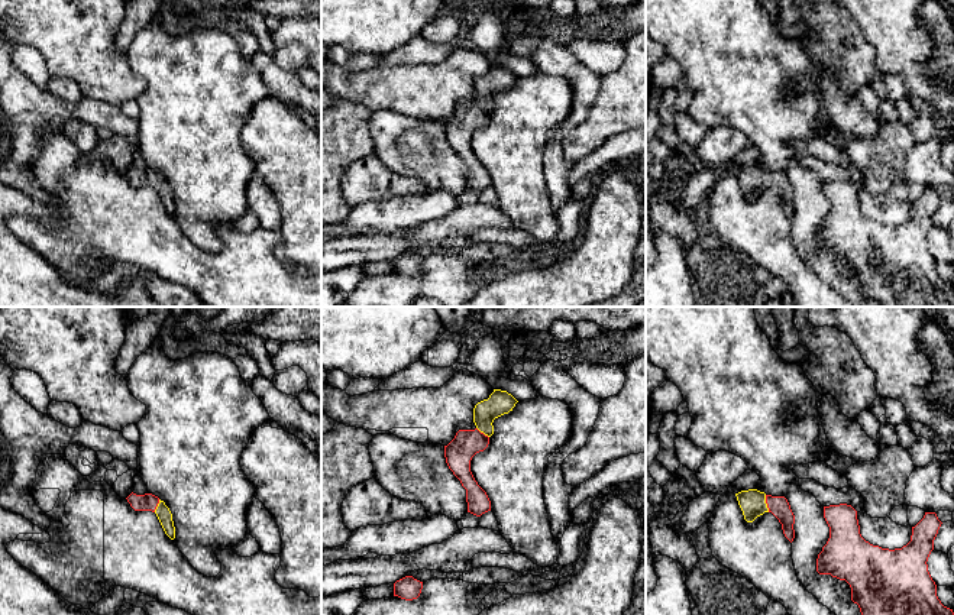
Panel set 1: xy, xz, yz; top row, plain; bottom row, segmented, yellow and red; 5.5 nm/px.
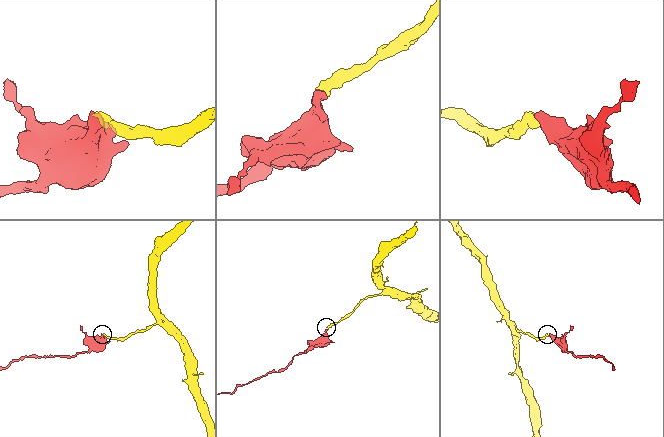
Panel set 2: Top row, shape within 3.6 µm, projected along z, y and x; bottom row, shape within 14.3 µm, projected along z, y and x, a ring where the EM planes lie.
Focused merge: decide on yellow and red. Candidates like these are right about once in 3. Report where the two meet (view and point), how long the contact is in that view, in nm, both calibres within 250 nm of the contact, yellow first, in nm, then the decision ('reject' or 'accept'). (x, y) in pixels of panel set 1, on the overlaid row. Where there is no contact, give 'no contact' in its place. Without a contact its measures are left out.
yz (766, 504) | 100 nm | 140/110 nm | accept

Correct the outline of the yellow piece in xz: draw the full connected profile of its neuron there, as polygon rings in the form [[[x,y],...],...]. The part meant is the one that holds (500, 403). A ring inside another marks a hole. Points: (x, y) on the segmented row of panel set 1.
[[[494,389],[488,399],[478,402],[473,408],[476,428],[459,430],[444,446],[446,463],[466,489],[468,512],[476,517],[491,511],[491,501],[473,478],[470,460],[488,447],[489,437],[494,434],[494,420],[512,411],[517,402],[507,391]]]

